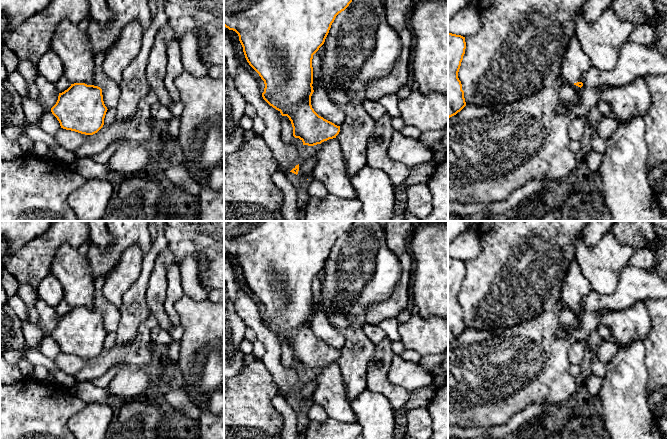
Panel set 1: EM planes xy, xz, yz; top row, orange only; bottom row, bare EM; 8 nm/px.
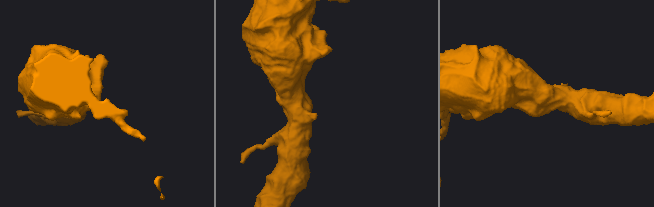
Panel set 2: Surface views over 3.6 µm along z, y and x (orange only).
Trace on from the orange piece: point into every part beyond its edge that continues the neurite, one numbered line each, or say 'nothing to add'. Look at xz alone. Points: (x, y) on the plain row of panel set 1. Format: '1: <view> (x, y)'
nothing to add

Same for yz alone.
1: yz (575, 287)

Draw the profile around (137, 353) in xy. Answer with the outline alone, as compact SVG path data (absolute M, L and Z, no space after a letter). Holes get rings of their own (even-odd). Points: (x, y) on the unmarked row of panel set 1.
M150 312L149 317L138 326L138 337L135 342L122 347L113 347L110 350L103 349L97 357L73 374L73 378L76 382L91 381L121 362L136 367L147 367L154 358L149 344L151 343L151 330L156 326L158 326L156 316Z

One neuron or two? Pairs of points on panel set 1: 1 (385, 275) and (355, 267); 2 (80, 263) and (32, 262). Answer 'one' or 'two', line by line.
1: one
2: two

